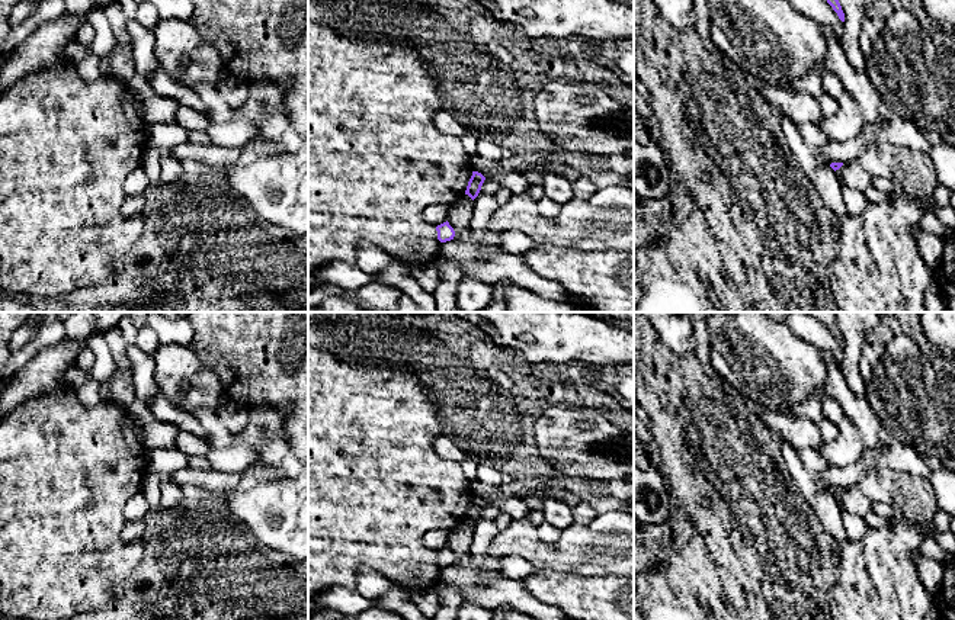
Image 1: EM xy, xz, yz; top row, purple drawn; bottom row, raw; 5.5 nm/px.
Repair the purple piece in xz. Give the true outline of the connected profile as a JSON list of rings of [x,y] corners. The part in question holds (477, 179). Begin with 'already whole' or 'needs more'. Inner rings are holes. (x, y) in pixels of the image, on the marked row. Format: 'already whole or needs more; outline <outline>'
already whole; outline [[[472,171],[465,195],[468,195],[474,200],[478,196],[484,180],[485,177],[481,173]]]

